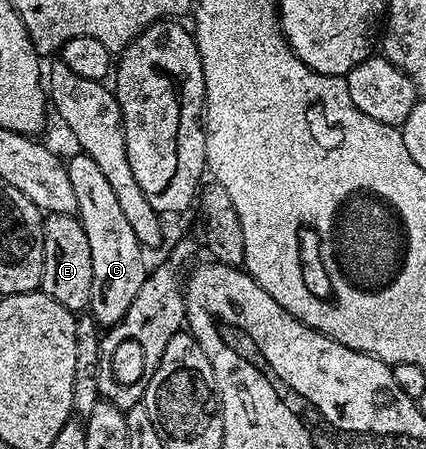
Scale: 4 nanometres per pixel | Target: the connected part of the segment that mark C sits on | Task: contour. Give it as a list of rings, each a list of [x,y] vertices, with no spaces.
[[[77,151],[75,155],[67,157],[66,163],[70,186],[74,186],[75,215],[82,230],[86,230],[86,242],[90,242],[90,262],[94,266],[87,311],[97,325],[111,326],[120,323],[126,310],[130,310],[130,302],[138,298],[138,290],[142,290],[142,282],[148,277],[150,268],[144,265],[145,249],[138,242],[110,182],[102,175],[94,158],[82,151]]]

